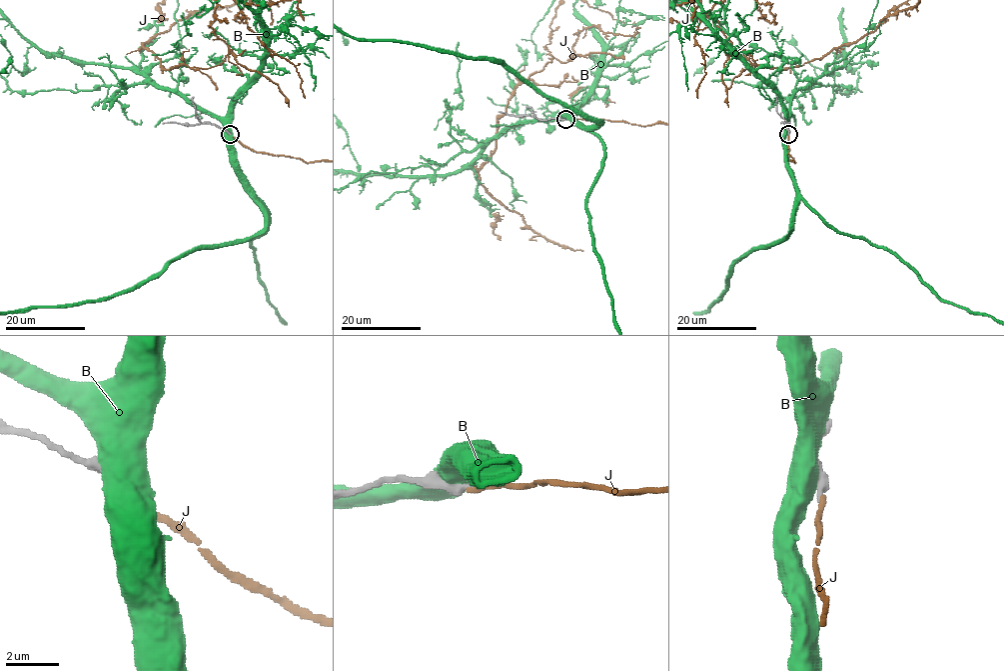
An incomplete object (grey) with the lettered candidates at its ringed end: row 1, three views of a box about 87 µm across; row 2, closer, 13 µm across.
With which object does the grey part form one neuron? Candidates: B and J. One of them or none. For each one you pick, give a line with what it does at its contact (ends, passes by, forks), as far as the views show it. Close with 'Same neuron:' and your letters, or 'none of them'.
J: it ends
Same neuron: J

